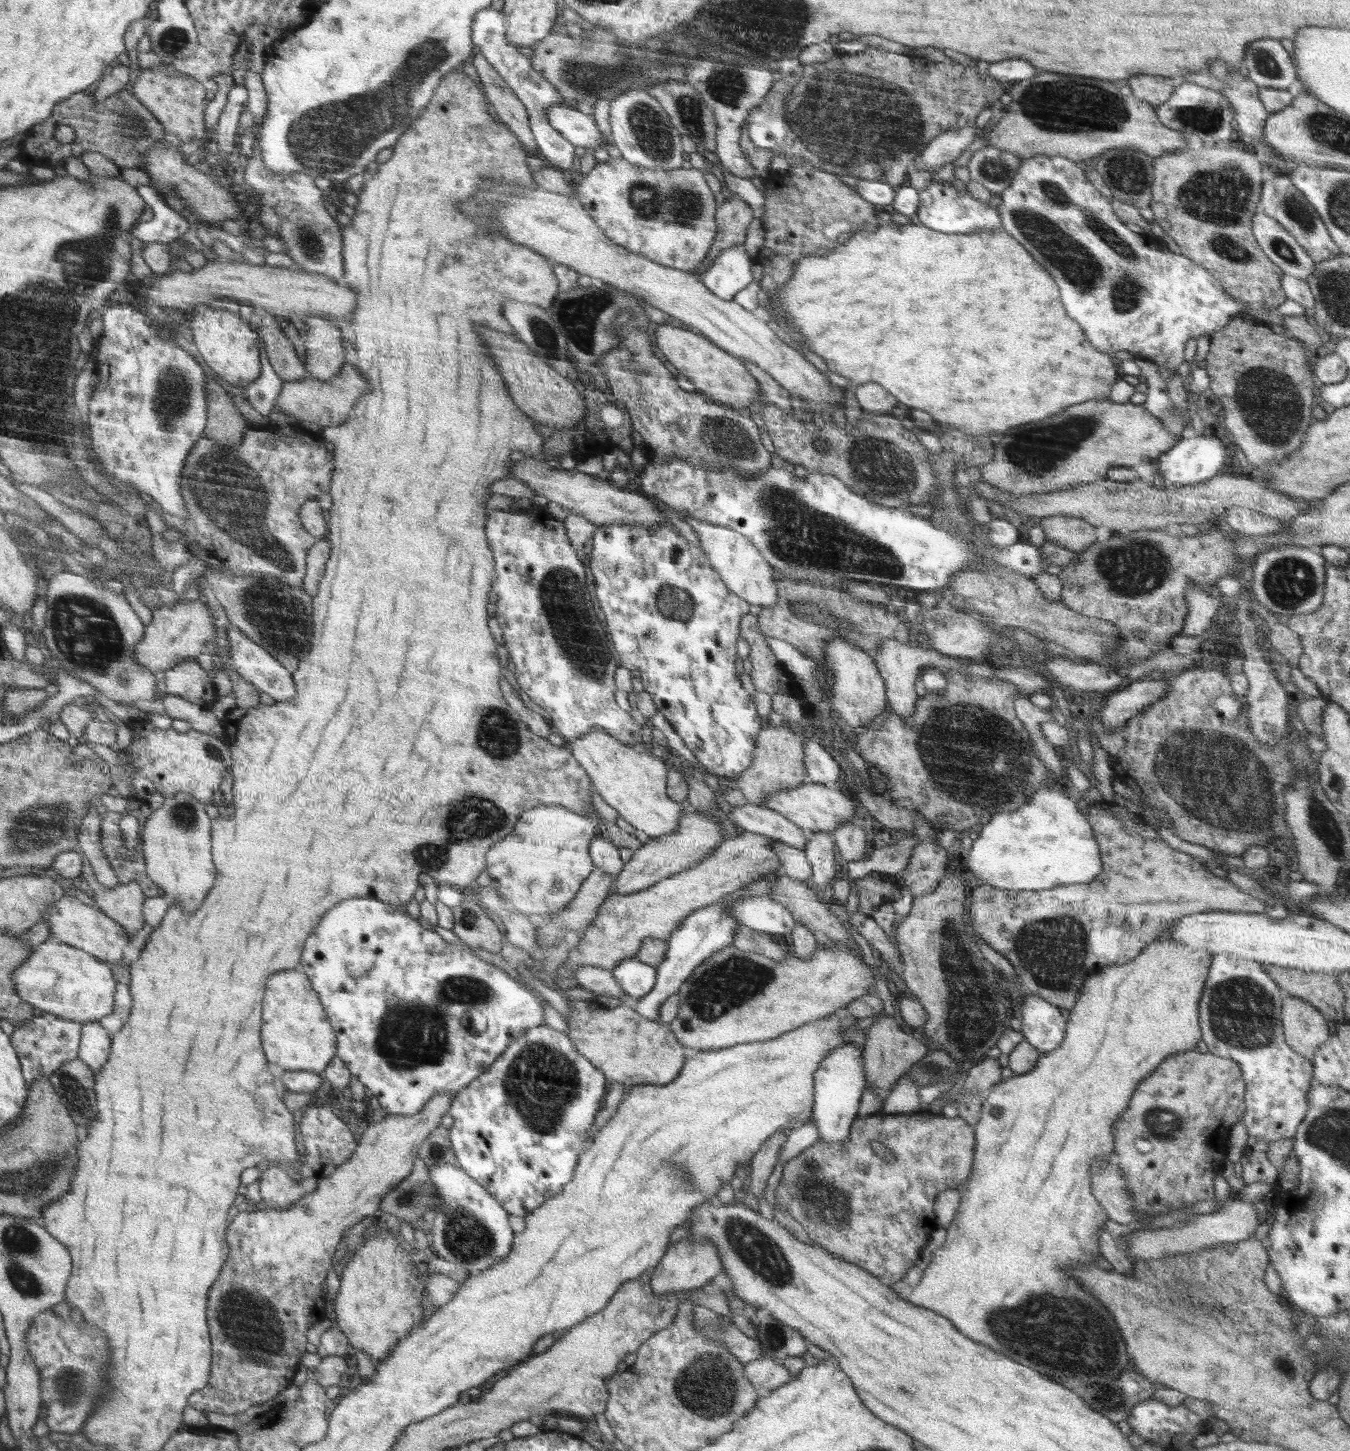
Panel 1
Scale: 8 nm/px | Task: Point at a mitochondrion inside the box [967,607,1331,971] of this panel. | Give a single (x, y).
(1220, 780)

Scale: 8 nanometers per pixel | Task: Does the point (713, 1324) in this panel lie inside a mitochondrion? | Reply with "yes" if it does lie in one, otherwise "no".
yes

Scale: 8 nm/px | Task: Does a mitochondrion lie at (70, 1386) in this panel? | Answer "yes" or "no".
yes

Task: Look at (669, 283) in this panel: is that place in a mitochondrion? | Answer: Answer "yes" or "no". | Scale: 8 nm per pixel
no

